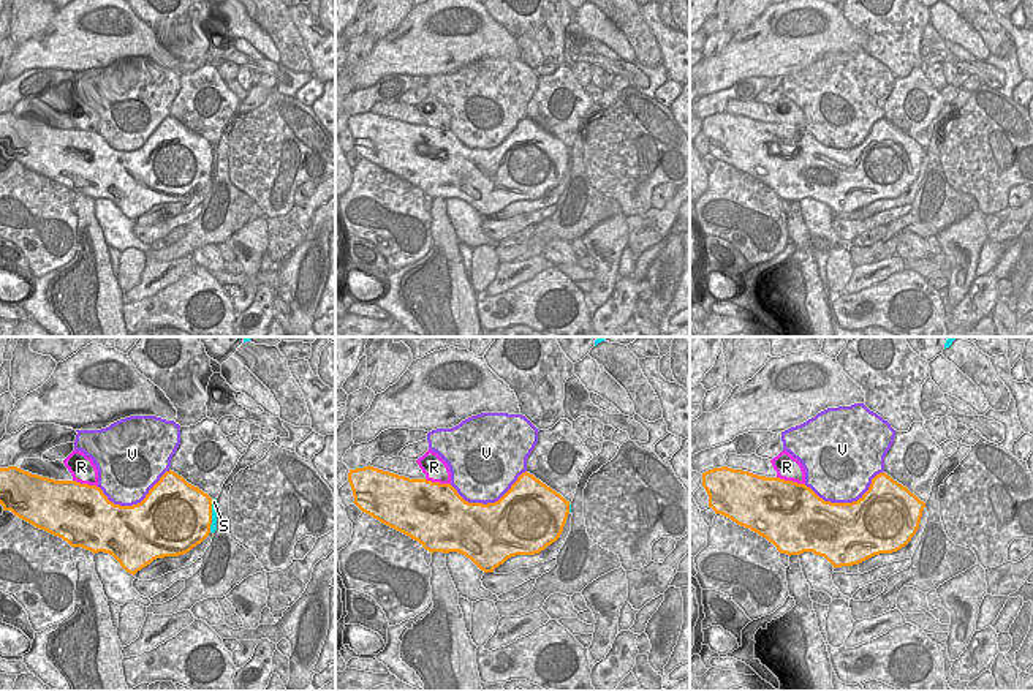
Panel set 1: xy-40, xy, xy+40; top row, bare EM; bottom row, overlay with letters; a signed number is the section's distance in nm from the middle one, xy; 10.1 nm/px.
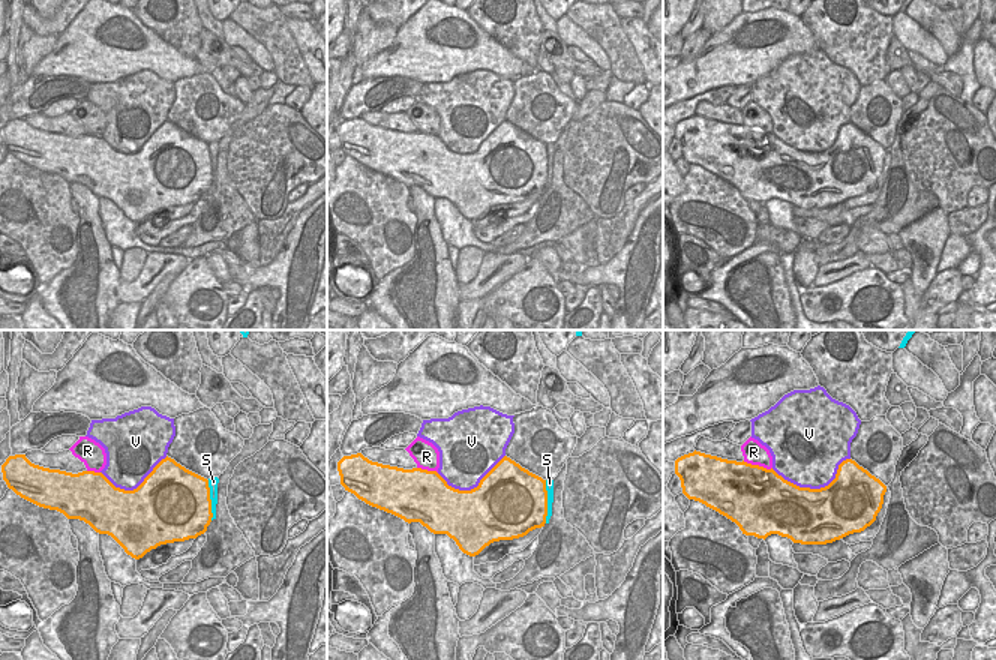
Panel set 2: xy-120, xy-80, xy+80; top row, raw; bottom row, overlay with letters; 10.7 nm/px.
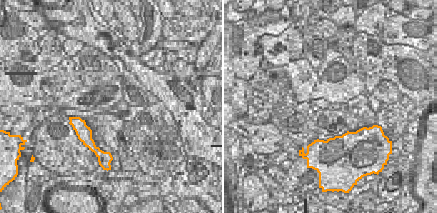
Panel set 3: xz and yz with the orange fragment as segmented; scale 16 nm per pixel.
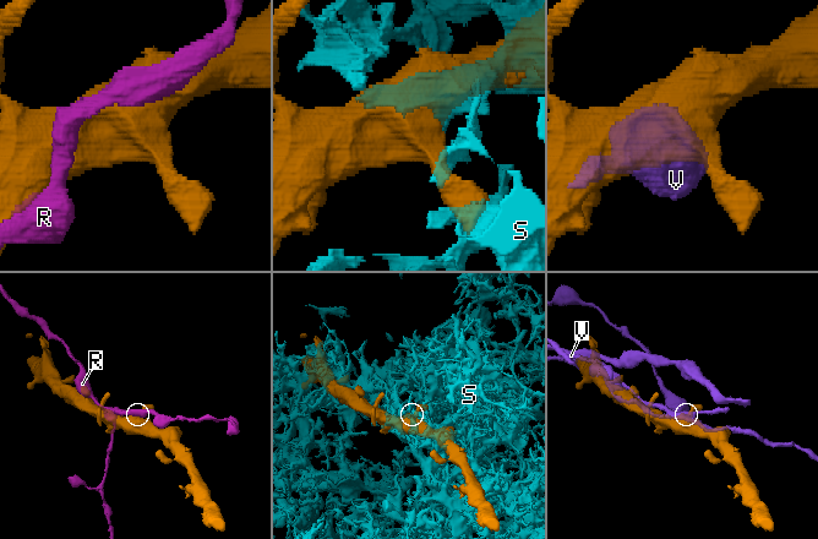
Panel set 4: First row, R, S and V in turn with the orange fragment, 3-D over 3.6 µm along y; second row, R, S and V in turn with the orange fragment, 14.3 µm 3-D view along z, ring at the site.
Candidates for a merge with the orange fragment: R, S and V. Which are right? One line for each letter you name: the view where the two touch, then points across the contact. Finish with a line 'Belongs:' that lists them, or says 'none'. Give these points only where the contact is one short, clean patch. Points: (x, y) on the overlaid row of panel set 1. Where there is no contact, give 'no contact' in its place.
Belongs: none

